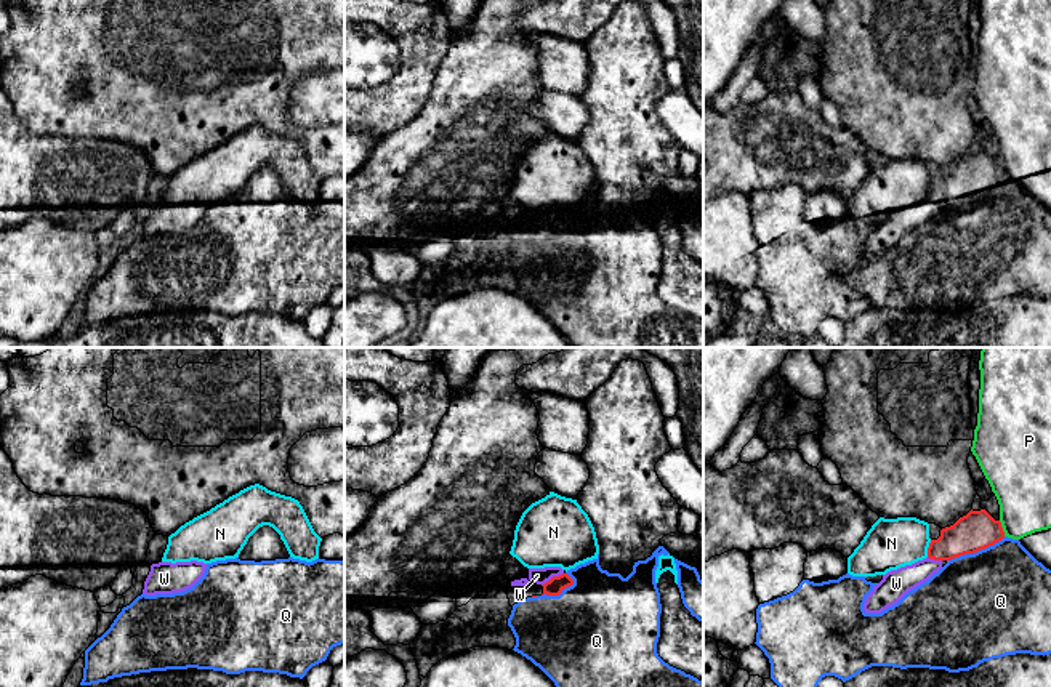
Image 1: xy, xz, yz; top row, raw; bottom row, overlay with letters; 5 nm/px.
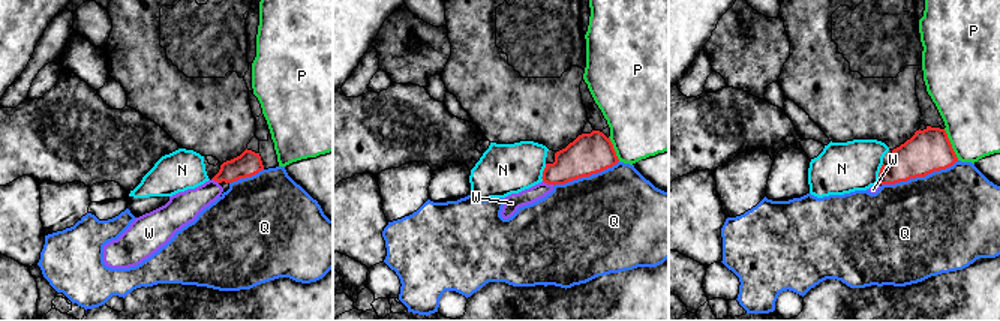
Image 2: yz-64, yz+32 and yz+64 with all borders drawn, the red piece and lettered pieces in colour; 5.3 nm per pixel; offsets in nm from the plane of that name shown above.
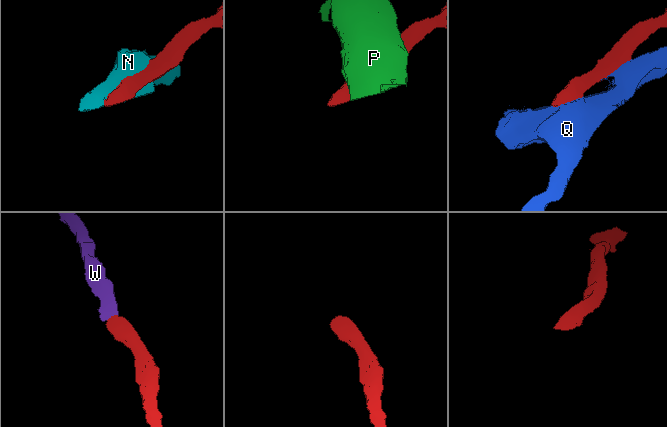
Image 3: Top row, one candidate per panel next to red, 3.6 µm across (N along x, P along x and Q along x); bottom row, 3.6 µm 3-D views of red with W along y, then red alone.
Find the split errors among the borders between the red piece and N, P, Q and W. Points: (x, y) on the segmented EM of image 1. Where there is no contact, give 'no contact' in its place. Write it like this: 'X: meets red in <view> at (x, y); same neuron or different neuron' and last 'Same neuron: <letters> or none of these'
N: meets red in yz at (928, 548); different neuron
P: meets red in yz at (1002, 529); different neuron
Q: meets red in yz at (976, 551); different neuron
W: meets red in xz at (553, 577); same neuron
Same neuron: W

